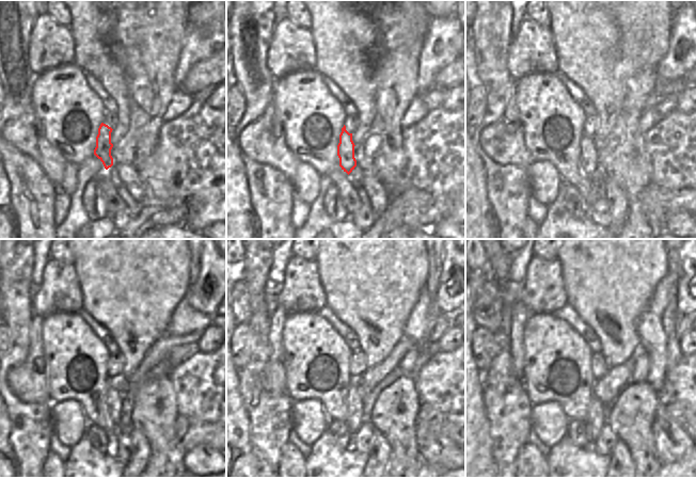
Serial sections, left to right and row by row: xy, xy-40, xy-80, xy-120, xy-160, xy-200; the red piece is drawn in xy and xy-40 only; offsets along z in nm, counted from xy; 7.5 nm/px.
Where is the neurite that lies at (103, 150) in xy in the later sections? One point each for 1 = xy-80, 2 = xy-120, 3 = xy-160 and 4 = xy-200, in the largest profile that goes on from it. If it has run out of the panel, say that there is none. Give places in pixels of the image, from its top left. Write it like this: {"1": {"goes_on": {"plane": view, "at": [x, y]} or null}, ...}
{"1": {"goes_on": {"plane": "xy-80", "at": [588, 158]}}, "2": {"goes_on": {"plane": "xy-120", "at": [112, 398]}}, "3": {"goes_on": {"plane": "xy-160", "at": [353, 400]}}, "4": {"goes_on": {"plane": "xy-200", "at": [596, 419]}}}

